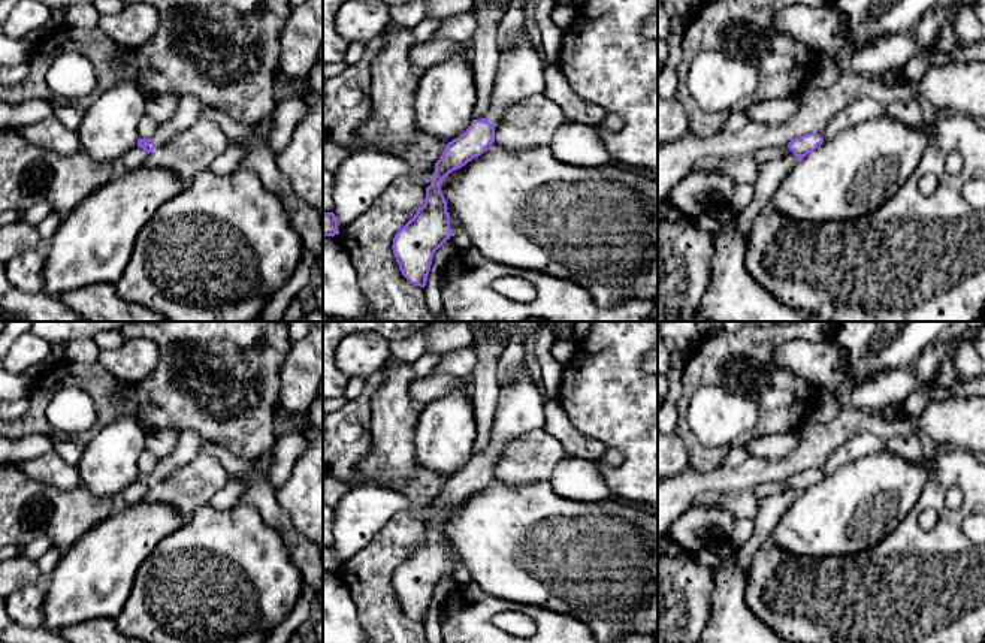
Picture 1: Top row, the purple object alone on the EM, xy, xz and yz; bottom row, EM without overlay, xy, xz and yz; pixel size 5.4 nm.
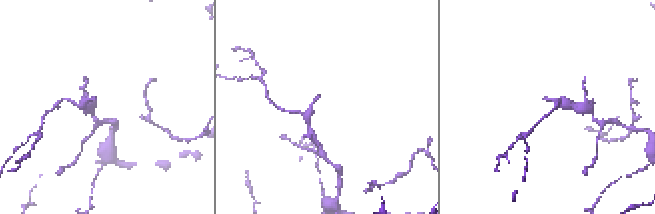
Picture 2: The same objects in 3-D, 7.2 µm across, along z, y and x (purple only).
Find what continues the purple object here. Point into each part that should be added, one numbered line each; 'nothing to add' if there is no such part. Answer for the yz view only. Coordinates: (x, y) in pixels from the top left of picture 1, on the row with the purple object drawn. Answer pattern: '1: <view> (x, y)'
nothing to add

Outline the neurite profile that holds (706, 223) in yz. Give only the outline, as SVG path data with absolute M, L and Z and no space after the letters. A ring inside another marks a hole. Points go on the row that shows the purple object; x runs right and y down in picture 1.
M704 214L695 218L694 223L701 232L705 232L705 233L714 233L720 227L720 220L717 215Z

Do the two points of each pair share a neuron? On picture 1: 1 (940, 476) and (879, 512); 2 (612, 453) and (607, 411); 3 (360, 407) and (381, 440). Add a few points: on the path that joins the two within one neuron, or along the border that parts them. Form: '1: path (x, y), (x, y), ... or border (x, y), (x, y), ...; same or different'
1: border (930, 462), (924, 489), (906, 515); different
2: border (607, 446), (621, 452), (622, 462), (618, 467); different
3: border (380, 389), (371, 398), (371, 446), (362, 458); different

